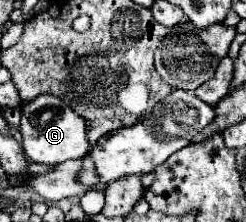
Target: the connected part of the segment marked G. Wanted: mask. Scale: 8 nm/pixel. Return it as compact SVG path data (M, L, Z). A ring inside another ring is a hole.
M42 94L20 108L20 134L22 134L22 150L32 162L40 164L60 164L72 158L84 158L90 150L90 142L86 138L86 124L84 120L58 96Z

